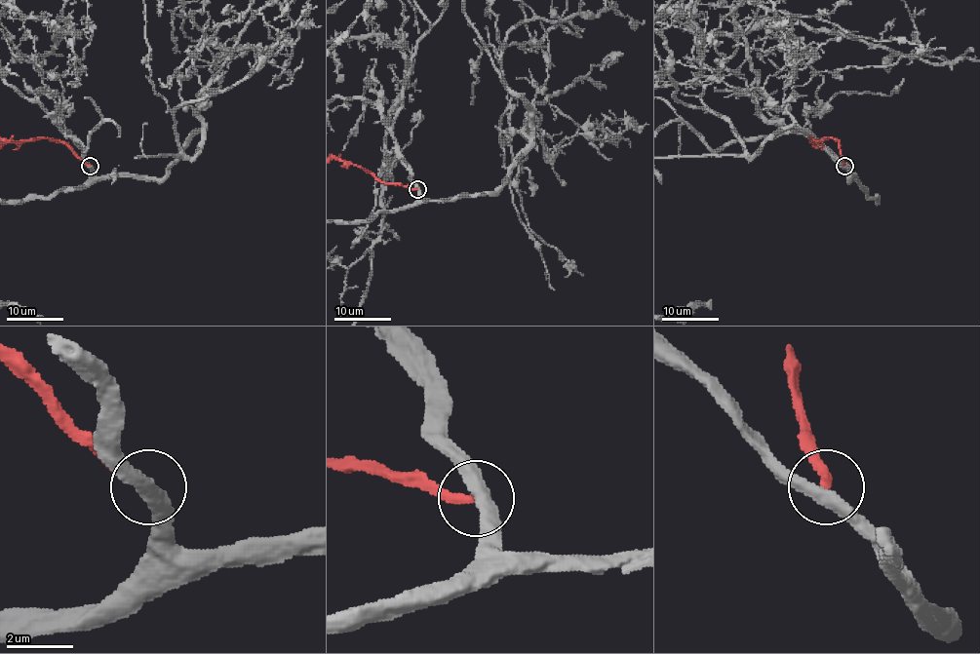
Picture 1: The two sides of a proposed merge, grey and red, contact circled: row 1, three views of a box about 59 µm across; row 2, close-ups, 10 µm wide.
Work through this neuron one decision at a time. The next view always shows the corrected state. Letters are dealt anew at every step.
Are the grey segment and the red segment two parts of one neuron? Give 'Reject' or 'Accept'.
Reject

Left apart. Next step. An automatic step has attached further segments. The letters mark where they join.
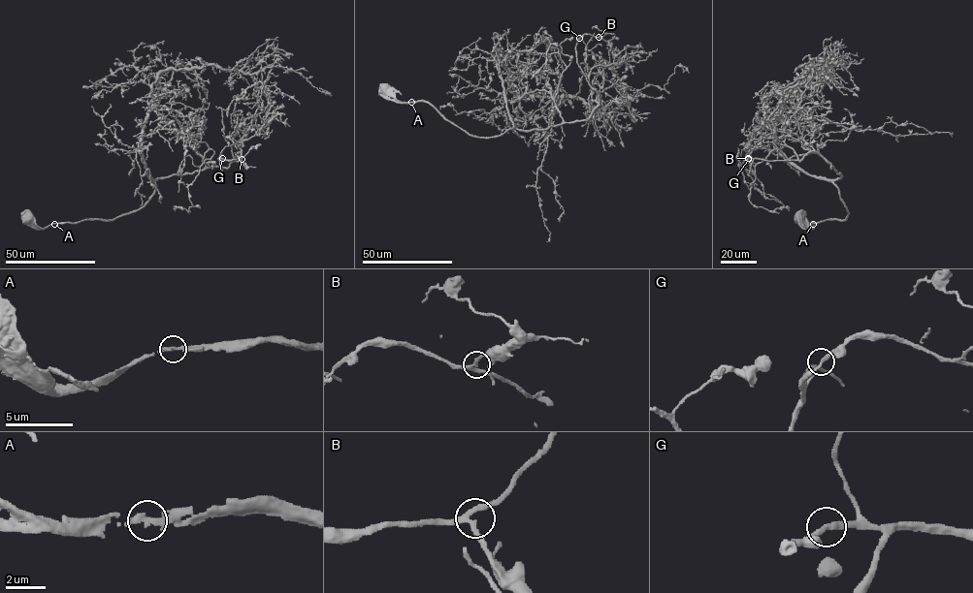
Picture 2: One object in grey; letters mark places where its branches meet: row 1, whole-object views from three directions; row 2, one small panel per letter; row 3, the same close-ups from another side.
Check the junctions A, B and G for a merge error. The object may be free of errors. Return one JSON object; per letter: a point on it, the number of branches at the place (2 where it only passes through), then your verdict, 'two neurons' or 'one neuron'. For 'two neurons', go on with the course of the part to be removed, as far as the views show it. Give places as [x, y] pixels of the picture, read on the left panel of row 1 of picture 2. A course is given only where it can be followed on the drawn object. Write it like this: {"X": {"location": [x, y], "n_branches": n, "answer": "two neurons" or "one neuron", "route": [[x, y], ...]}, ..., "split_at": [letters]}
{"A": {"location": [54, 224], "n_branches": 2, "answer": "one neuron"}, "B": {"location": [242, 159], "n_branches": 3, "answer": "one neuron"}, "G": {"location": [222, 158], "n_branches": 2, "answer": "one neuron"}, "split_at": []}

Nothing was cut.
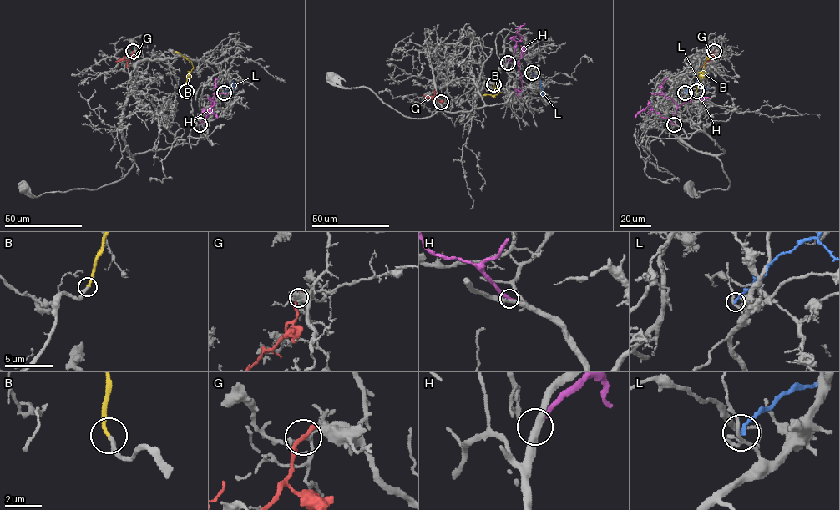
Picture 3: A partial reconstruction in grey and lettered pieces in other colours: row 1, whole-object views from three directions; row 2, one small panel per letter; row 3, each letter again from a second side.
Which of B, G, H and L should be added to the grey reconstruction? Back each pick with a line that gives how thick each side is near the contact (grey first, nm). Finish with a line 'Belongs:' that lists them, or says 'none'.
B: Thickness 260 nm (grey) against 200 nm
Belongs: B

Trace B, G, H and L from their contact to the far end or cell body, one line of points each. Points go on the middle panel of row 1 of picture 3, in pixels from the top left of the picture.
B: (493, 84), (496, 90), (501, 92), (482, 96)
G: (440, 102), (436, 96), (422, 95)
H: (508, 63), (513, 58), (519, 64), (522, 87), (521, 91), (515, 89), (518, 97)
L: (532, 73), (540, 80), (542, 93)

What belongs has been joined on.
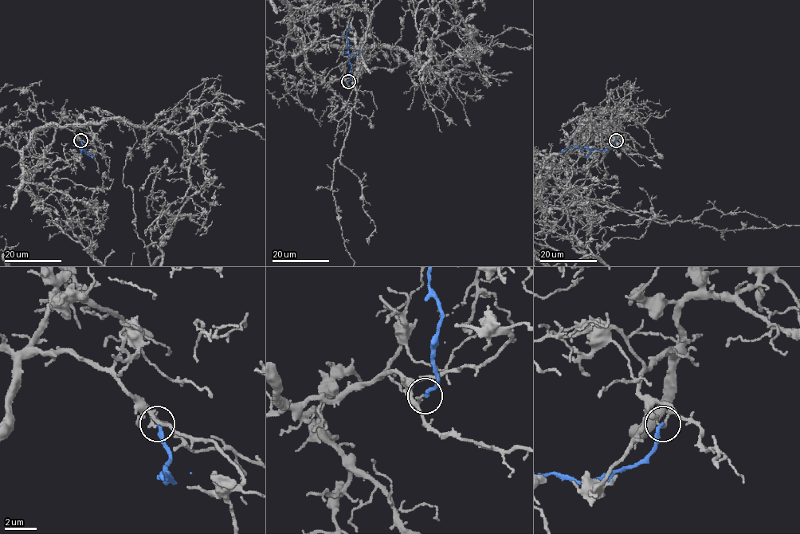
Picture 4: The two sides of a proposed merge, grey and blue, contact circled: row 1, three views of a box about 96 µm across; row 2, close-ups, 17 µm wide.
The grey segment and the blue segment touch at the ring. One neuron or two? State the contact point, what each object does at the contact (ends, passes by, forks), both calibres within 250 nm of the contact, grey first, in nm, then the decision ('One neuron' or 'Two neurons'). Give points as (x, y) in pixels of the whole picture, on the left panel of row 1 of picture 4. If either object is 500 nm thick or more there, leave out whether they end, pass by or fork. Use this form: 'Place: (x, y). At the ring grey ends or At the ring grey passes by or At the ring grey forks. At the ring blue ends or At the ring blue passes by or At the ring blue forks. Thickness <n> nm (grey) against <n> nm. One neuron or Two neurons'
Place: (80, 140). At the ring grey ends. At the ring blue ends. Thickness 170 nm (grey) against 240 nm. Two neurons

